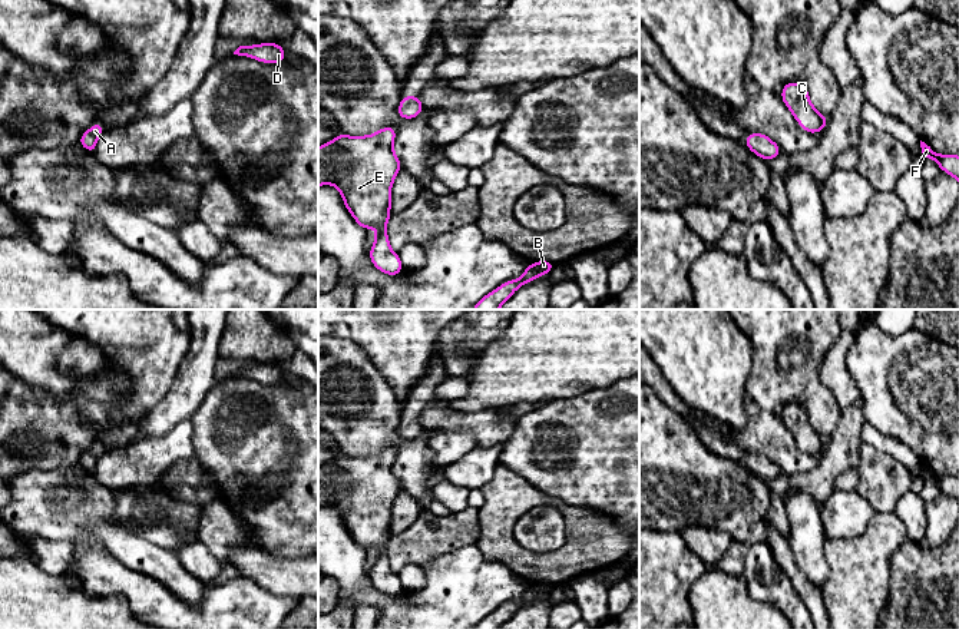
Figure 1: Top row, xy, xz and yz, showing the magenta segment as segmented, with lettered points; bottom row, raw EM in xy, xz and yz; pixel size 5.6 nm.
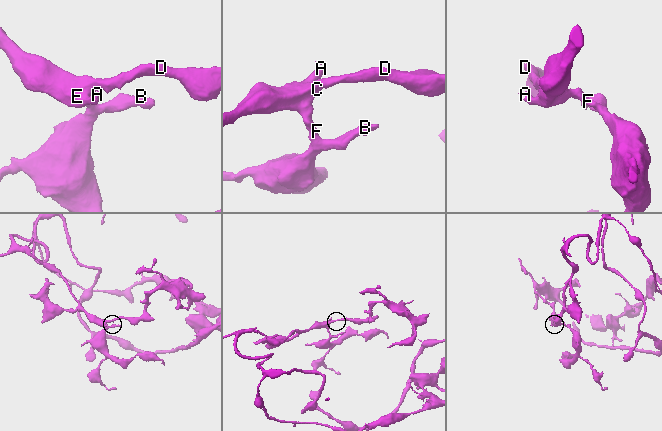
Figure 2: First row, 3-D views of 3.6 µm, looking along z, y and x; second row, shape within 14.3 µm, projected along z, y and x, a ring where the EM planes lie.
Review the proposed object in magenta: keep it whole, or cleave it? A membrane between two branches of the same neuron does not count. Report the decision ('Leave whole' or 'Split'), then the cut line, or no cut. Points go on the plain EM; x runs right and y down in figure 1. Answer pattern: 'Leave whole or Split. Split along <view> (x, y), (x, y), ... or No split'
Leave whole. No split

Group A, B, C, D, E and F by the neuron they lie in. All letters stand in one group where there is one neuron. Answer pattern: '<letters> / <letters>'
A B C D E F

